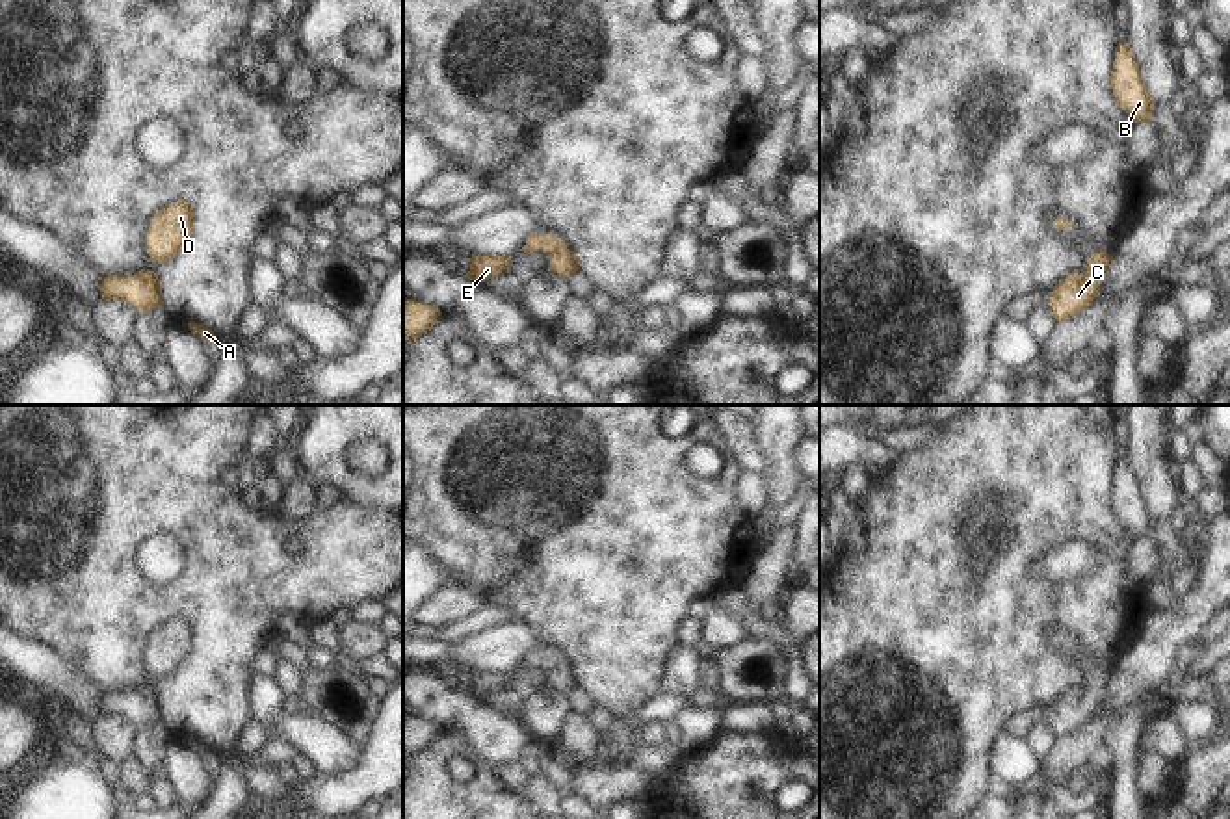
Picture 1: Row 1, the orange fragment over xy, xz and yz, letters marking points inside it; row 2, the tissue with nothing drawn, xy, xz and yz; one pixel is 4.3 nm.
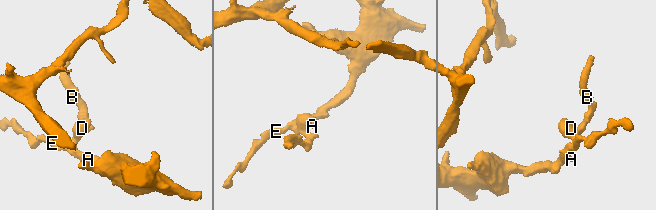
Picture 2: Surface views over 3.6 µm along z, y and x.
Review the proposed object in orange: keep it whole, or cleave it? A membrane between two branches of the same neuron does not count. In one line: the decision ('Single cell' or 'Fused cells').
Single cell

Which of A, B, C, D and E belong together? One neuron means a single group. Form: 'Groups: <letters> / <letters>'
Groups: A B C D E

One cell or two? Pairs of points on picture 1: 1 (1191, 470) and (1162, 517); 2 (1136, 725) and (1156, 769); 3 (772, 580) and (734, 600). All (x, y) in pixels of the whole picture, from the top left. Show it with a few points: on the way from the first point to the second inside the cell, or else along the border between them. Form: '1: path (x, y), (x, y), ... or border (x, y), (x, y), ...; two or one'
1: border (1178, 467), (1186, 498); two
2: border (1141, 747), (1138, 777), (1138, 790), (1141, 793); two
3: border (738, 587), (757, 610); two

